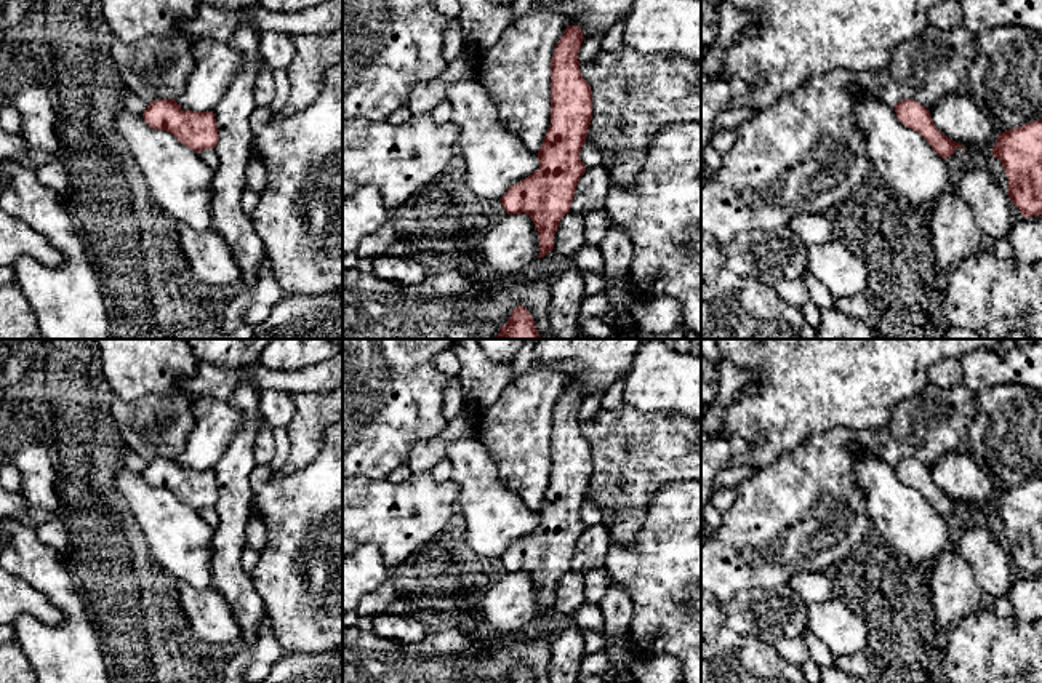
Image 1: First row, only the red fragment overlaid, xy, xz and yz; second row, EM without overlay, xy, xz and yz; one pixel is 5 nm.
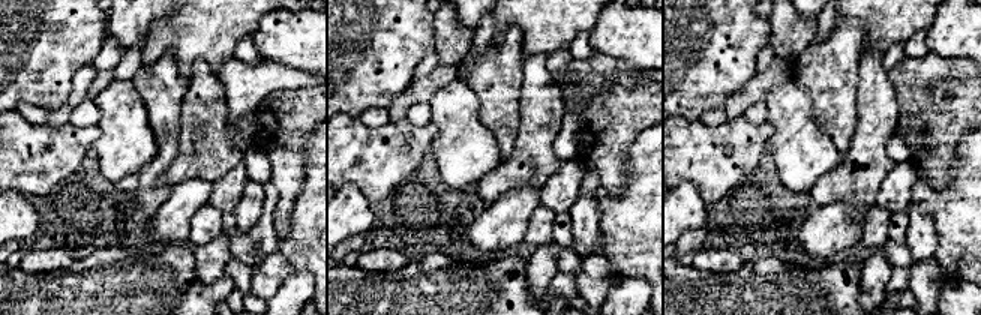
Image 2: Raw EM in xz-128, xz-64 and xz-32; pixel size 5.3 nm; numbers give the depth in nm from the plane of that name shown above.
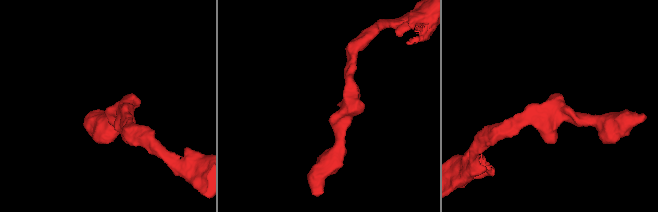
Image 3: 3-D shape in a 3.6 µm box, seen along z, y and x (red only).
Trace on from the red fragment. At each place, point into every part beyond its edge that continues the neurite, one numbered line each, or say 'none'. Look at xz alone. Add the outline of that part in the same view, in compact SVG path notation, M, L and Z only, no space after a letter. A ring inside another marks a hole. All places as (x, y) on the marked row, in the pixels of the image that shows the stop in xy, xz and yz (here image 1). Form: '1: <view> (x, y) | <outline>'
none

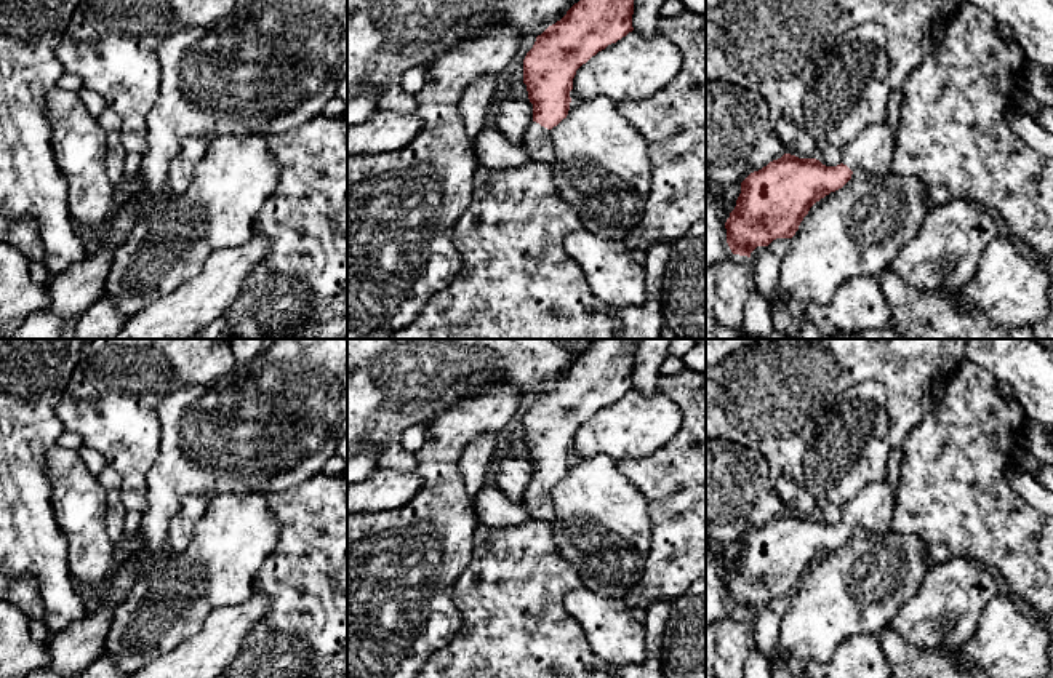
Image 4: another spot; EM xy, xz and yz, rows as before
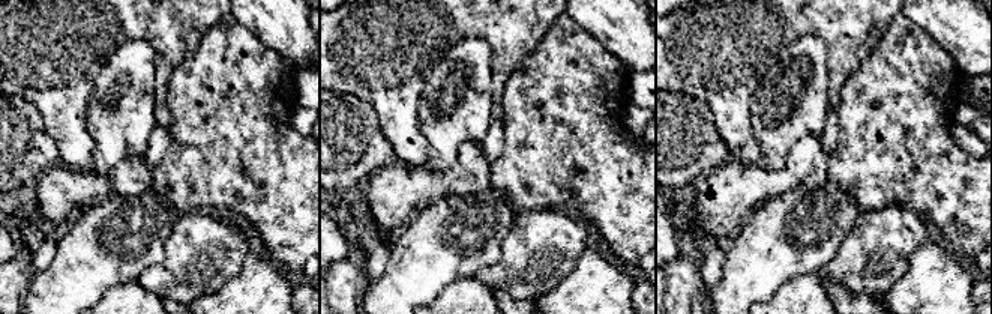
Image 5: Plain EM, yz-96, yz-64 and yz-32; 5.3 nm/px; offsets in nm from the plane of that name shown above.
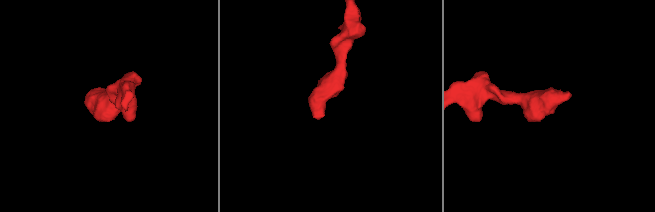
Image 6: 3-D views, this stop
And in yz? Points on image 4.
1: yz (872, 149) | M887 120L863 130L845 149L842 163L851 171L863 168L871 176L883 177L891 173L896 136Z

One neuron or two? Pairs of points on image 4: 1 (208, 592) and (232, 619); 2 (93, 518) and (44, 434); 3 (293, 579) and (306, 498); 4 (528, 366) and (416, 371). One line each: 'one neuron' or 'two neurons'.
1: two neurons
2: two neurons
3: one neuron
4: one neuron

